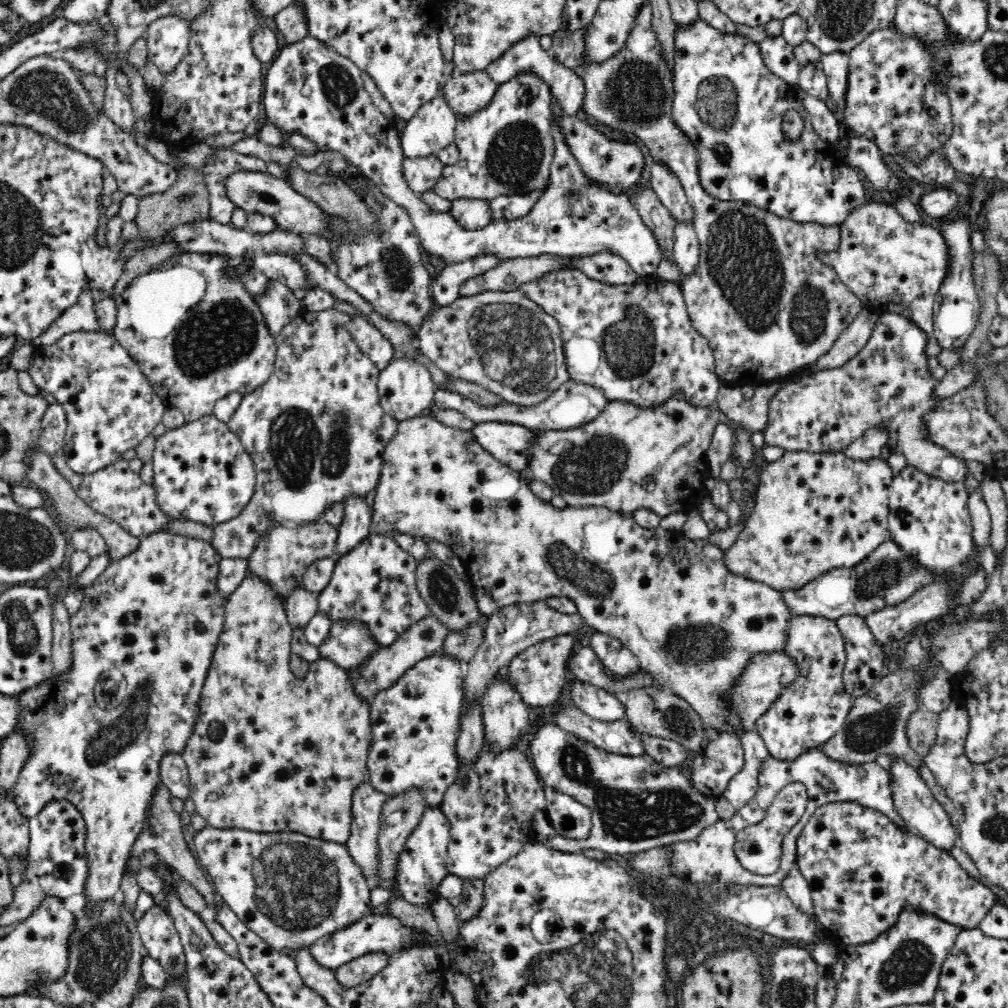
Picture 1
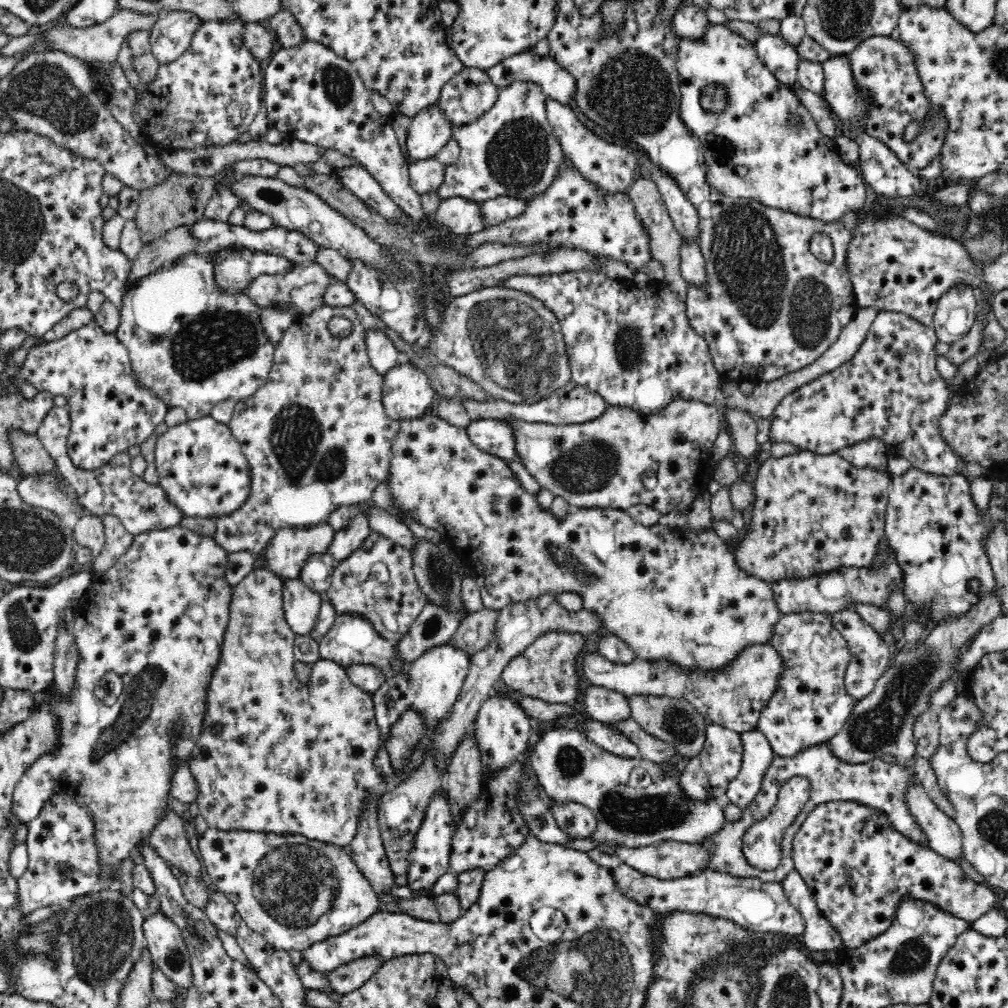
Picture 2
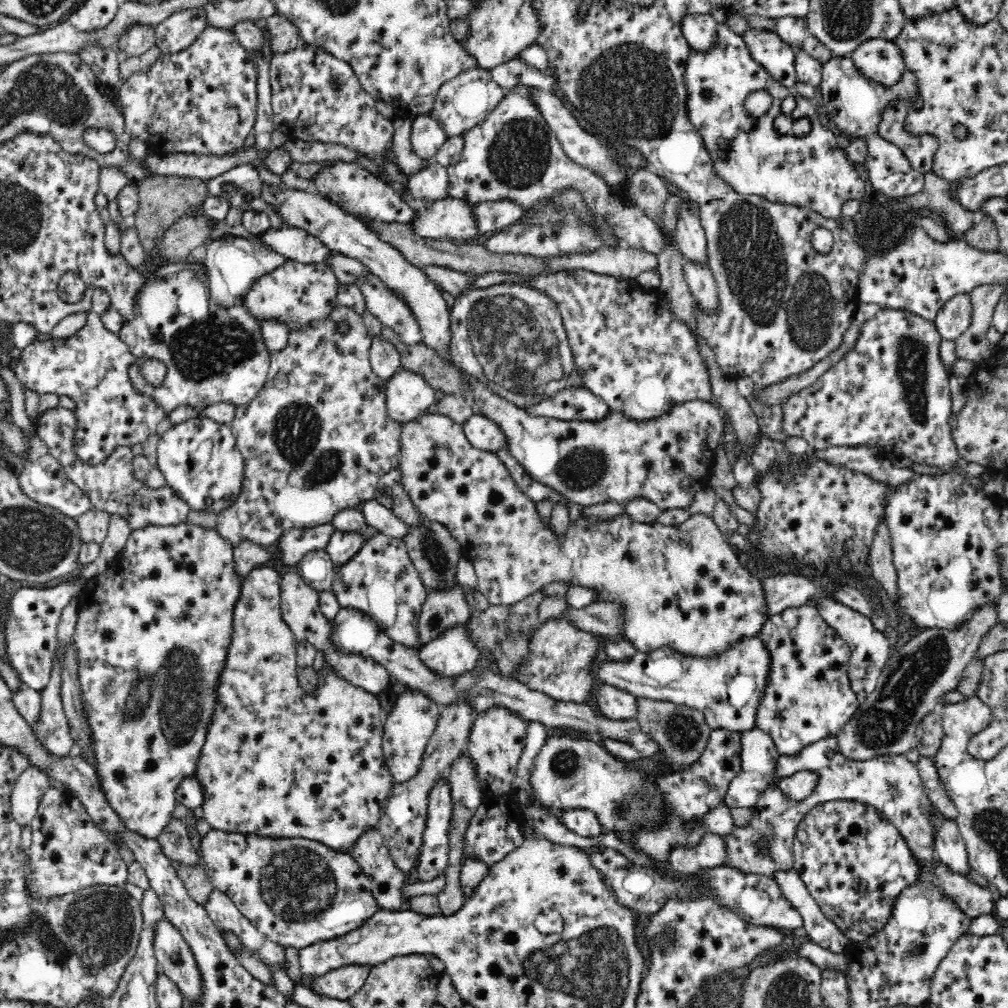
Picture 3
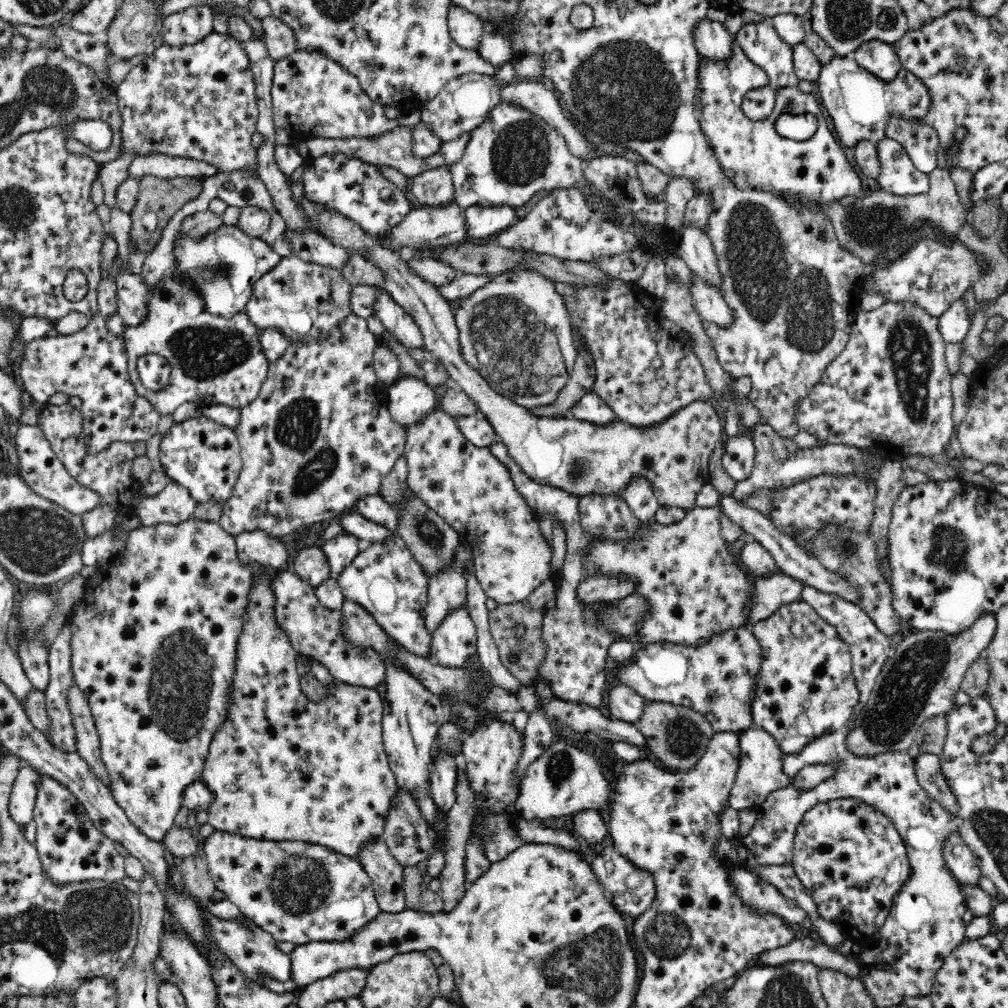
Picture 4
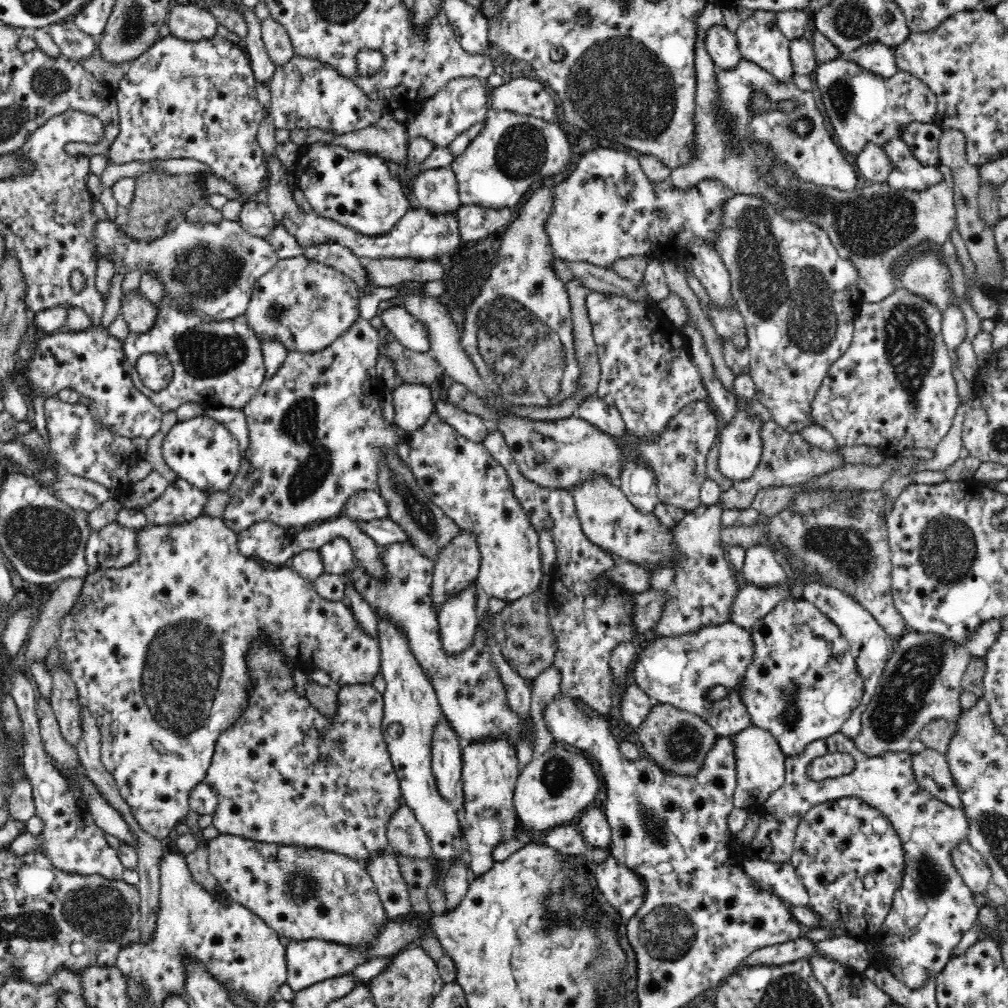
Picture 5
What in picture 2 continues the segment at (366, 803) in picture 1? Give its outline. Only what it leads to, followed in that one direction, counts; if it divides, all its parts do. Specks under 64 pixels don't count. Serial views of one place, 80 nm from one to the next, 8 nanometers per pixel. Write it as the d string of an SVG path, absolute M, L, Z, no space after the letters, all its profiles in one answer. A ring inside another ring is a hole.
M371 801L366 816L362 817L358 826L358 835L347 851L366 879L370 881L379 902L394 904L398 902L398 898L392 894L392 890L403 883L403 877L394 873L390 867L390 859L386 854L376 816L378 816L378 806L376 801Z

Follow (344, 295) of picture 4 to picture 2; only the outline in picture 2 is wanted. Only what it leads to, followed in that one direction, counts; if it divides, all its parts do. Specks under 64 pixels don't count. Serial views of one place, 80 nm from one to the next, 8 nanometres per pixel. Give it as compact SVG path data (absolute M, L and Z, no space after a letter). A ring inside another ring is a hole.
M318 262L291 264L279 278L270 275L260 275L250 284L247 296L260 311L279 308L280 311L289 311L295 316L295 321L302 316L311 316L327 306L326 292L334 282L333 276Z

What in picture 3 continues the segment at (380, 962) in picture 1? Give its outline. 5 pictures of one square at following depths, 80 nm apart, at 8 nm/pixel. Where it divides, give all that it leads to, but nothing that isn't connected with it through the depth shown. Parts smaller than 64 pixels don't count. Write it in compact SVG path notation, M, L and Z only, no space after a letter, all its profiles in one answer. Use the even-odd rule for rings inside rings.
M344 966L320 978L312 979L309 988L318 996L348 1000L366 984L368 975L368 966Z

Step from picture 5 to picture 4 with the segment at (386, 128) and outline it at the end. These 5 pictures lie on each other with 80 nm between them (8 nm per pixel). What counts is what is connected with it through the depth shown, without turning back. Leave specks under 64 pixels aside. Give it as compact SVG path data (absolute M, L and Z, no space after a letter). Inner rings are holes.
M397 125L388 129L386 132L379 135L370 135L367 137L348 137L348 138L294 138L294 147L300 151L302 158L310 156L320 156L322 153L344 152L349 157L358 157L365 161L370 161L377 165L387 165L397 169L405 176L413 177L422 172L447 166L444 153L438 149L432 156L426 158L416 158L411 151L411 141L409 139L409 129L406 125Z

